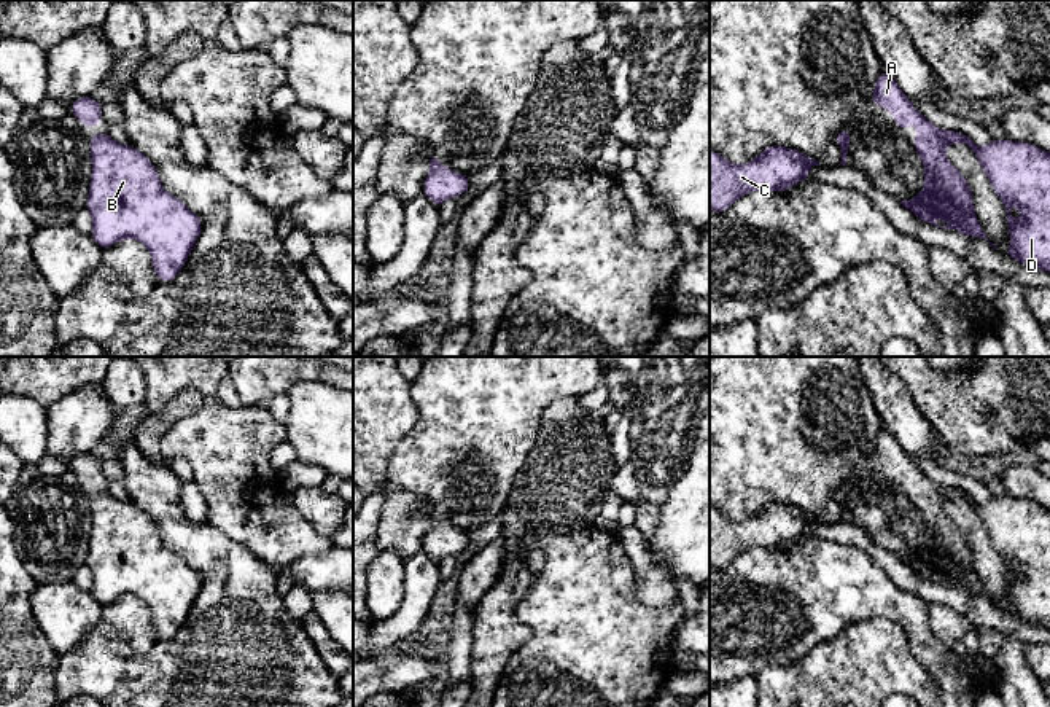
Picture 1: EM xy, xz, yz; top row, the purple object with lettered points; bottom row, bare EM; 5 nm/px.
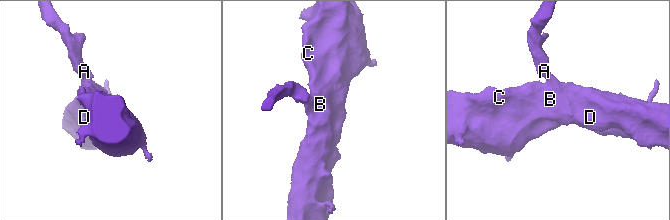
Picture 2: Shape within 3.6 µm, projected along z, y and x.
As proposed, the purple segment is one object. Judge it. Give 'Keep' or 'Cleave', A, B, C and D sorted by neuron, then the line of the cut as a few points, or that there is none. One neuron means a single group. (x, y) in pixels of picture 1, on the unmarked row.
Keep. Groups: A B C D. No split

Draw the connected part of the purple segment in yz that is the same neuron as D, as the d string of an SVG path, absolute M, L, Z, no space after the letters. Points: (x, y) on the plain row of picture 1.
M881 425L870 460L885 462L888 471L894 471L899 489L907 481L915 479L918 489L915 495L915 506L924 519L924 546L915 554L902 557L900 561L912 567L921 578L931 580L937 584L956 586L969 594L985 596L994 607L977 573L970 543L962 530L945 514L945 503L948 500L966 500L975 511L988 538L999 557L1007 567L1007 580L1010 591L1010 603L1004 613L1013 615L1018 619L1050 629L1050 510L1026 498L991 497L986 503L977 503L967 492L958 487L942 487L926 476L902 449L894 435Z

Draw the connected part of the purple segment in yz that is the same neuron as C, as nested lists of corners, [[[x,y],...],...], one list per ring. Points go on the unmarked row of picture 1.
[[[767,503],[743,522],[725,518],[710,505],[710,568],[724,570],[741,553],[756,546],[788,548],[800,537],[810,538],[807,527],[821,522],[794,505]]]

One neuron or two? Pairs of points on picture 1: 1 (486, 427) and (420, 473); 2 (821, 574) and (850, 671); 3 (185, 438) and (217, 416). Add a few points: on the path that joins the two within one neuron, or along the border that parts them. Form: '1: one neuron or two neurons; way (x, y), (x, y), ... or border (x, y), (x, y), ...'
1: one neuron; way (470, 441), (454, 457), (436, 460)
2: two neurons; border (872, 618), (851, 623), (807, 655)
3: one neuron; way (193, 435), (209, 424)

